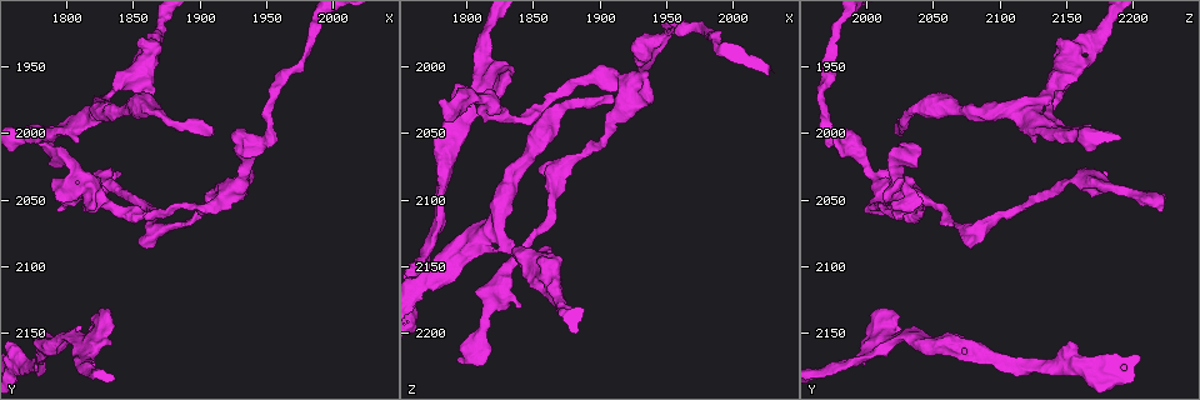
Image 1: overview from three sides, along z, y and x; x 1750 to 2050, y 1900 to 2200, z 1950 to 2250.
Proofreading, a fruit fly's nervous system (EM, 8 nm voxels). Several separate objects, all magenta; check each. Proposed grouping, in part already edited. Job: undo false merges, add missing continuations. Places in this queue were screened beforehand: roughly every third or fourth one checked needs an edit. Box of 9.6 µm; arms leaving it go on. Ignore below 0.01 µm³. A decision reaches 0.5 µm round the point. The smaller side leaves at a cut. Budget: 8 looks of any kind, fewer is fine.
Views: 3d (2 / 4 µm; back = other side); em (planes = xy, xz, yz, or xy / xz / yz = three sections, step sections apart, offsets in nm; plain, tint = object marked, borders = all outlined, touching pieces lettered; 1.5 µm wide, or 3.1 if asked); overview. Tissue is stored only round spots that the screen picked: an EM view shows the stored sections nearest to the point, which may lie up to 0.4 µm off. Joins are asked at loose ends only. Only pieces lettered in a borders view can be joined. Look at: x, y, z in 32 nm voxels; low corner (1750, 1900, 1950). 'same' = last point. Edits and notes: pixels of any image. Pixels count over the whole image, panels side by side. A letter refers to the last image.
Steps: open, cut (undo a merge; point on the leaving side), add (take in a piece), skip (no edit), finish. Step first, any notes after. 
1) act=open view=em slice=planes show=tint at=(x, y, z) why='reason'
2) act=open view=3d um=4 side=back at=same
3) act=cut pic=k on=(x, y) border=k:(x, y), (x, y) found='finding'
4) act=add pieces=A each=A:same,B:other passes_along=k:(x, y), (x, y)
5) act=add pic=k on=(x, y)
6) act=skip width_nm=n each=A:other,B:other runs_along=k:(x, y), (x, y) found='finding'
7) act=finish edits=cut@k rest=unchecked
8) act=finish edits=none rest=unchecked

act=open view=em slice=planes show=borders at=(1808, 2006, 2126) why='branch stops here'

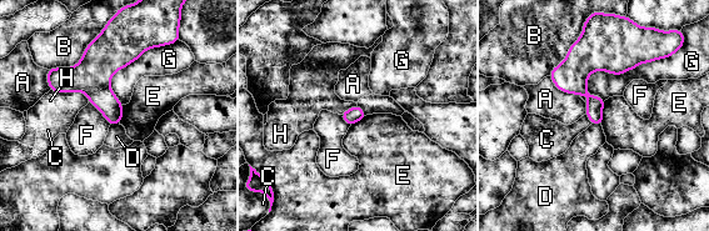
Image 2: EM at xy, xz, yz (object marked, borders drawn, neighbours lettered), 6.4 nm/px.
act=skip each=A:other,B:other,C:other,D:other,E:other,F:other,G:other,H:other border=2:(605, 100), (600, 124) found='none of them fits'

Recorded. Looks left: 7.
act=open view=3d um=4 at=(1782, 2006, 2024) why='free end'

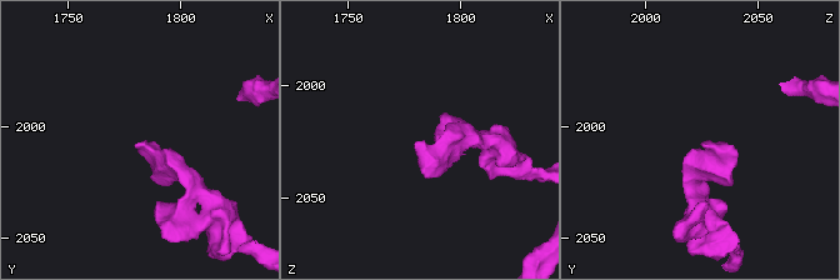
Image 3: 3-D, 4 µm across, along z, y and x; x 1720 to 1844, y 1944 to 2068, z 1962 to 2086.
act=open view=em slice=xz step=8 show=borders at=(1783, 2007, 2023)

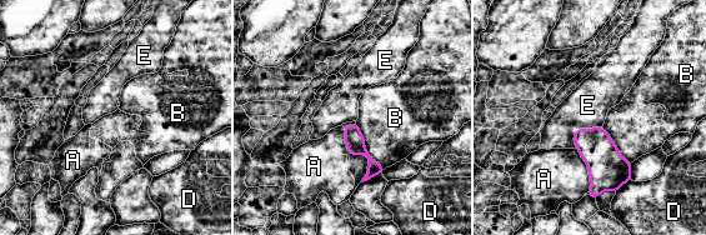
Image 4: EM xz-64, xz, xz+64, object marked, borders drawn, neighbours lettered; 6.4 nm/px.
act=open view=em slice=planes show=borders at=same why='another direction'

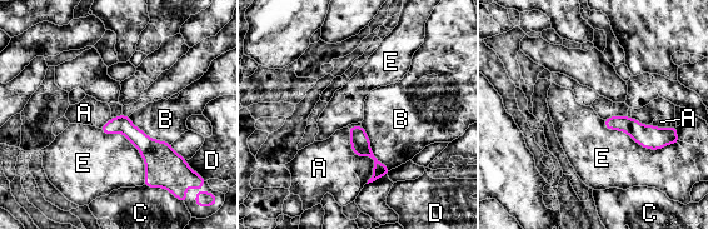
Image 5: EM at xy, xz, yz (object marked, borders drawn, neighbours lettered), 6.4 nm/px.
act=skip each=A:other,B:other,C:other,D:other,E:other border=5:(603, 120), (646, 148), (677, 144) found='no lettered piece goes on from it'

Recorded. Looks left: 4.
act=open view=em slice=planes show=plain at=(1794, 2058, 2220) why='free end'

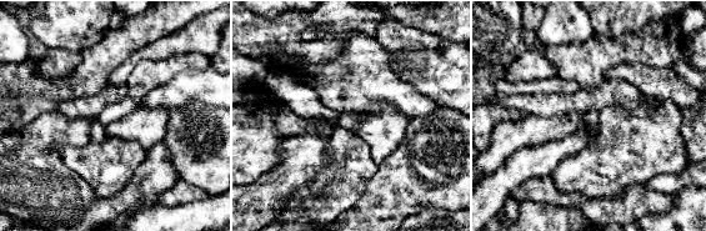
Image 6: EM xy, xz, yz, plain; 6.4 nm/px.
act=open view=em slice=planes show=borders at=same

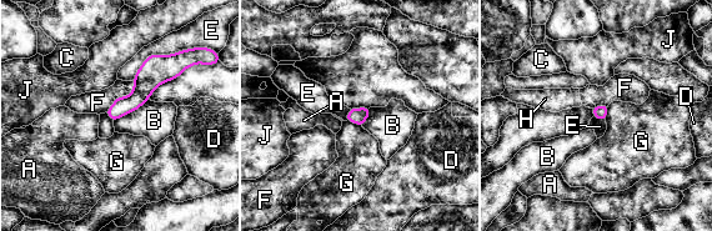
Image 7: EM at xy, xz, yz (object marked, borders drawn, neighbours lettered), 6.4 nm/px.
act=skip each=A:other,B:other,C:other,D:other,E:other,F:other,G:other,H:other,J:other border=7:(173, 53), (151, 54), (131, 80) found='none of them fits'

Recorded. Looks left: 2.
act=open view=3d um=2 at=(1858, 1946, 2170) why='stops while still wide'

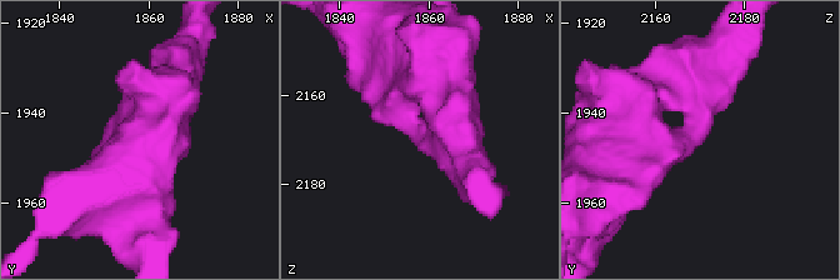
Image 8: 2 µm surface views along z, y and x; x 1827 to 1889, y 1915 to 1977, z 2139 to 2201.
act=open view=em slice=planes show=borders at=(1858, 1945, 2171)

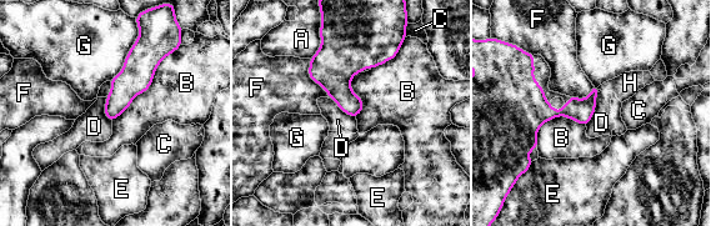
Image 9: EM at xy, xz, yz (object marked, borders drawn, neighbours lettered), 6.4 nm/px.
act=skip each=A:other,B:other,C:other,D:other,E:other,F:other,G:other,H:other found='none of them fits'

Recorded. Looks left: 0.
act=finish edits=none rest=unchecked

